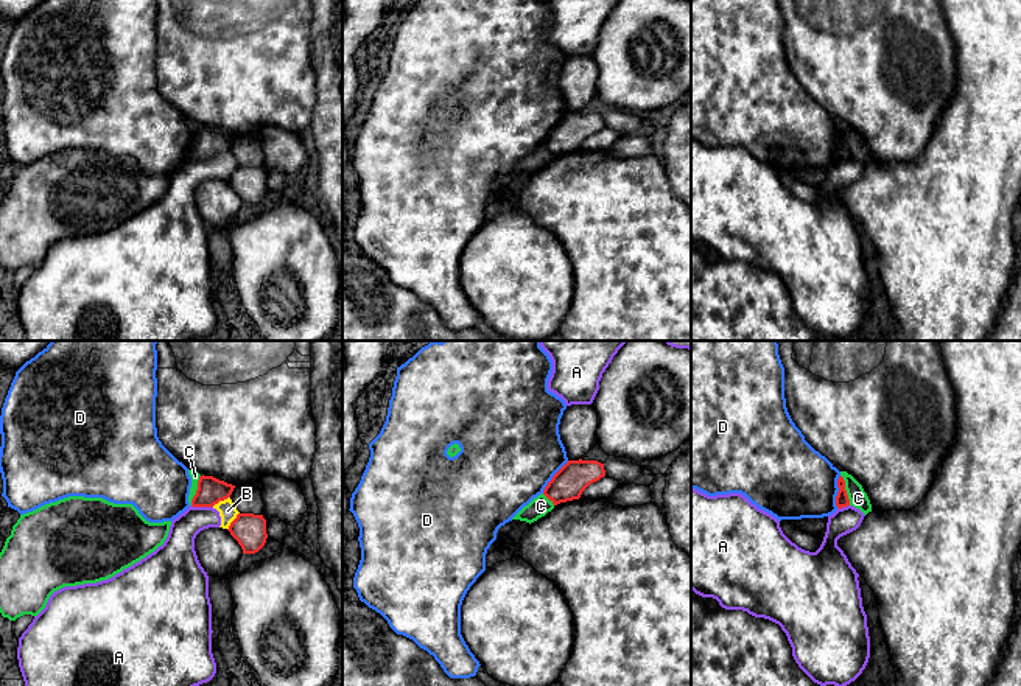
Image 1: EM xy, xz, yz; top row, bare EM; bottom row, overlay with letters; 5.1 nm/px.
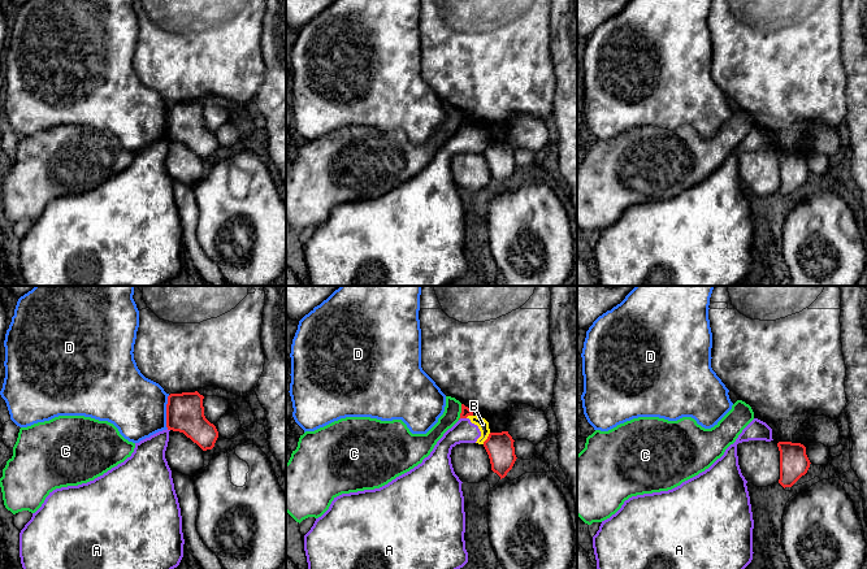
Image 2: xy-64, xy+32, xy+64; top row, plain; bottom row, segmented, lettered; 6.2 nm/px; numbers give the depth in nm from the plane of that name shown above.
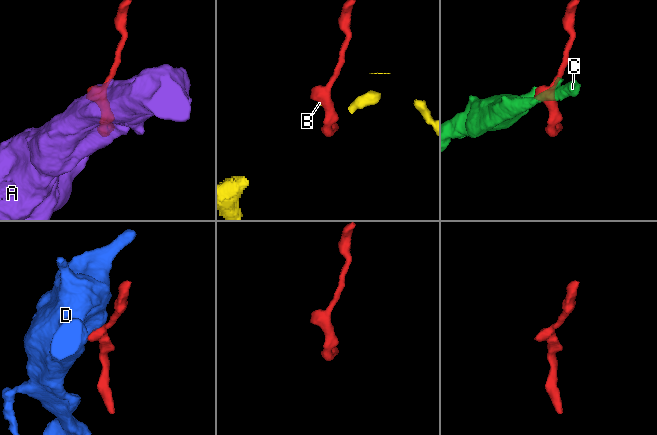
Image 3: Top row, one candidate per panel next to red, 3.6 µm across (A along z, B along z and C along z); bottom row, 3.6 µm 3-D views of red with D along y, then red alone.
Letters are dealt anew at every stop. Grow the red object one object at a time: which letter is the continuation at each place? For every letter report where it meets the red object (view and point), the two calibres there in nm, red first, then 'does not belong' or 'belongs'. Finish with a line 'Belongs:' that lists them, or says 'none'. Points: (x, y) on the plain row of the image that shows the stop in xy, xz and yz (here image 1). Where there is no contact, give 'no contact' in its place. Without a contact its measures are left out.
A: contact xy (203, 157); calibres 140 and 160 nm; does not belong
B: contact xy (220, 151); calibres 140 and 90 nm; does not belong
C: contact xy (196, 142); calibres 140 and 50 nm; does not belong
D: contact yz (838, 143); calibres 70 and 400 nm; belongs
Belongs: D

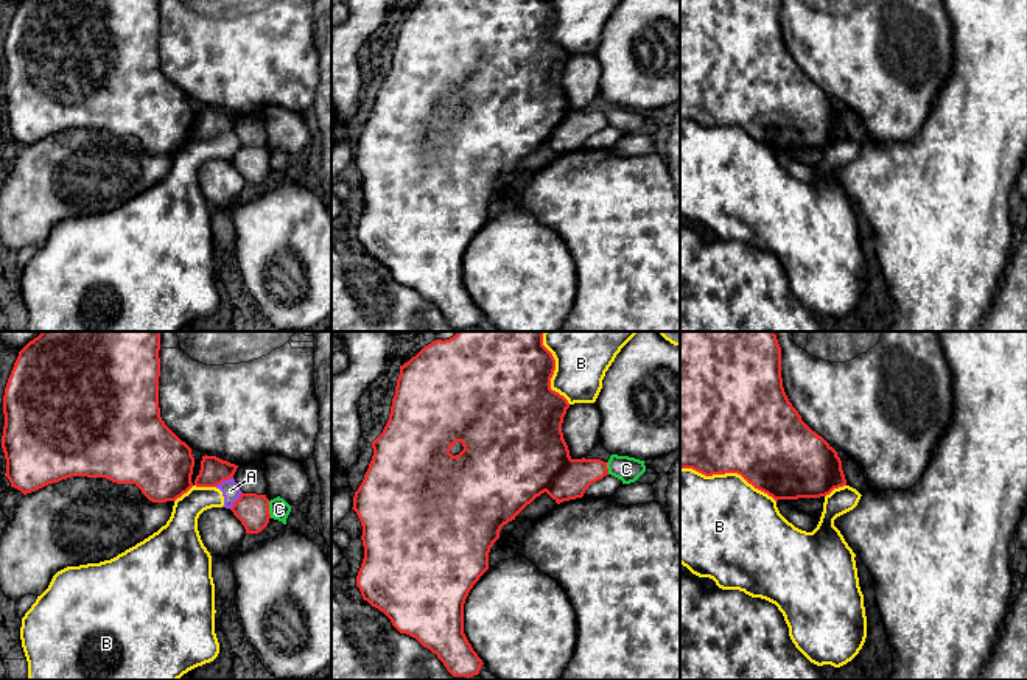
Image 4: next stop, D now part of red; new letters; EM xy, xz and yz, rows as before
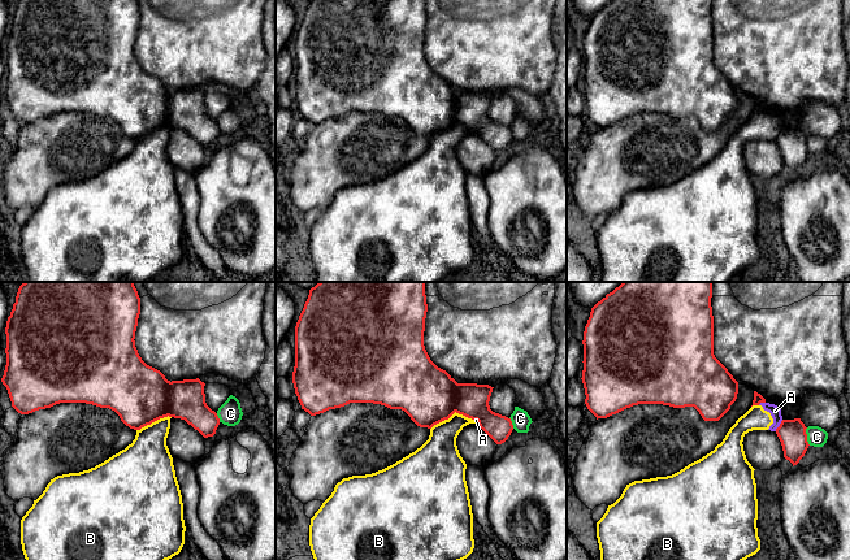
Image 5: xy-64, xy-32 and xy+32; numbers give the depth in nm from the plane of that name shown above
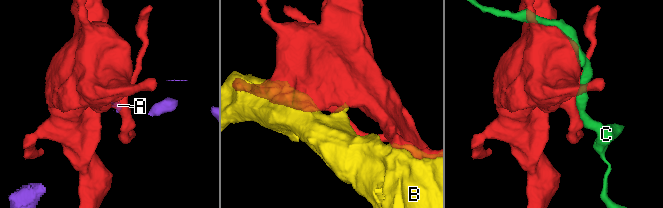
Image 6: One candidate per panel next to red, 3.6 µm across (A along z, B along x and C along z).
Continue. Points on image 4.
A: contact xy (223, 131); calibres 140 and 90 nm; does not belong
B: contact yz (729, 123); calibres 500 and 460 nm; does not belong
C: contact xy (268, 161); calibres 170 and 110 nm; does not belong
Belongs: none

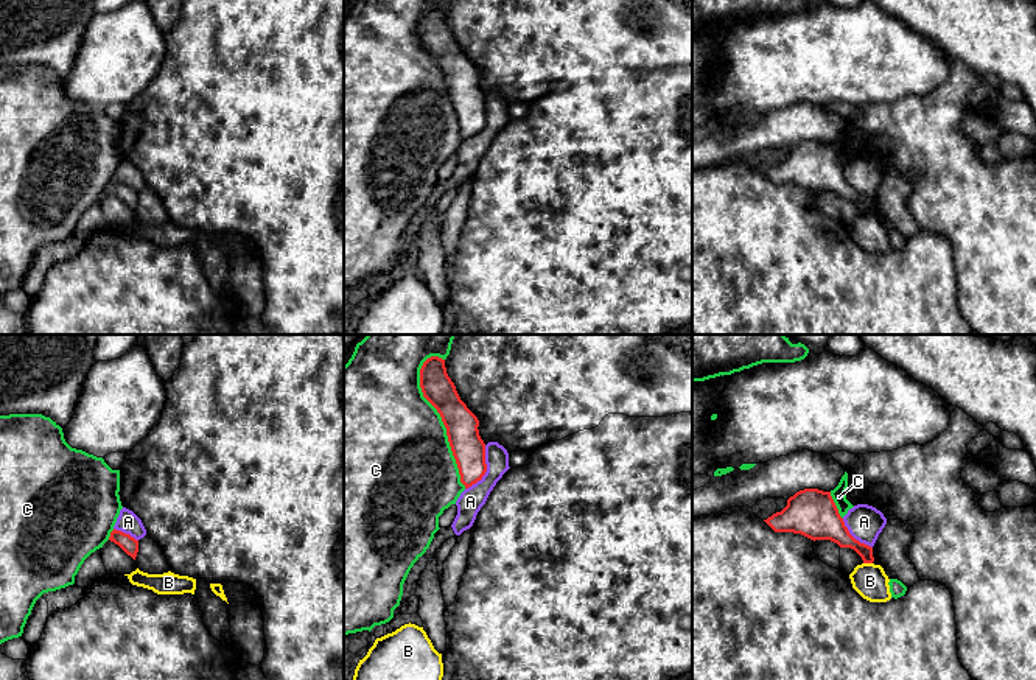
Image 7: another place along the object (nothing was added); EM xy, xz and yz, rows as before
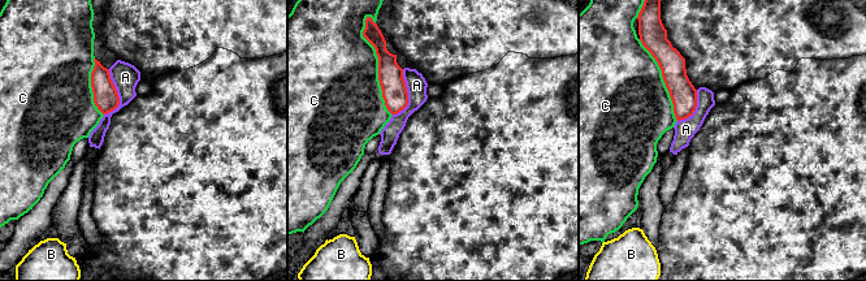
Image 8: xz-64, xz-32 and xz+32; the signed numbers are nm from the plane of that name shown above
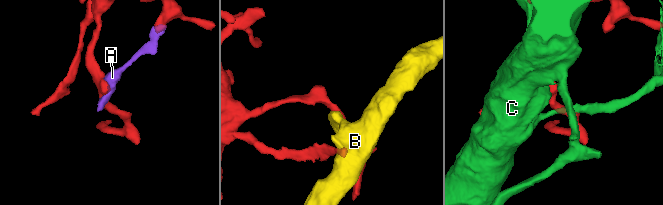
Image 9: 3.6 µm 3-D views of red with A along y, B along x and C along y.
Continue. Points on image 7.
A: contact xz (486, 122); calibres 170 and 130 nm; belongs
B: contact yz (868, 213); calibres 120 and 180 nm; does not belong
C: contact xz (442, 72); calibres 170 and 500 nm; does not belong
Belongs: A

